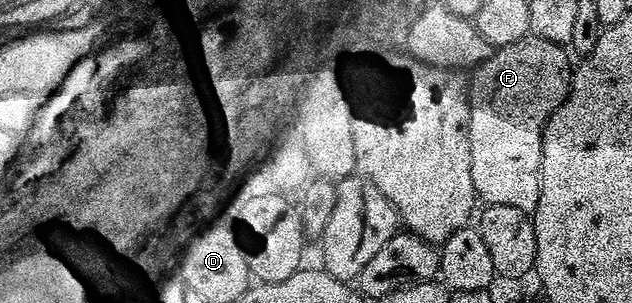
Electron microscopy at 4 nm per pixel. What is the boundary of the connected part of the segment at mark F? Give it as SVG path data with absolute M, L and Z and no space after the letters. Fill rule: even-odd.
M531 35L512 46L497 48L489 61L475 70L470 81L470 147L476 195L485 206L518 207L518 211L535 214L540 202L544 129L556 110L563 107L572 87L574 65L568 62L568 55L570 53L565 46Z

